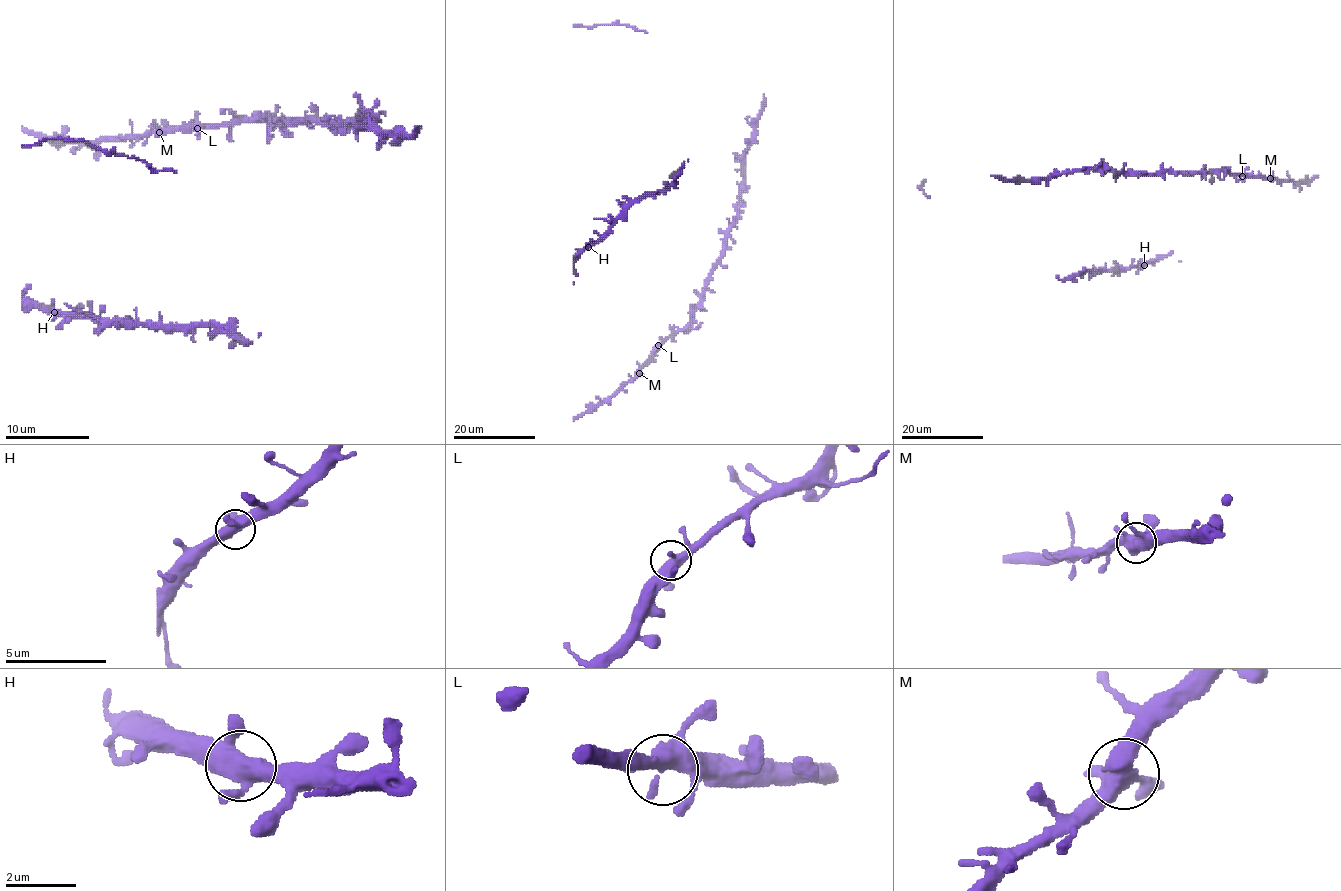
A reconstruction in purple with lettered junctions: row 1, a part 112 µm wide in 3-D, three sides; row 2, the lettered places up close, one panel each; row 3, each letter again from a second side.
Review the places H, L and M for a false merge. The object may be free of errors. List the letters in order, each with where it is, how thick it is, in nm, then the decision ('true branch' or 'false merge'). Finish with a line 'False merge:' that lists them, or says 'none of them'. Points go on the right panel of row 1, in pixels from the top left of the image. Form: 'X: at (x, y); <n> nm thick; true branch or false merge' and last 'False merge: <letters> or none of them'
H: at (1144, 265); 460 nm thick; true branch
L: at (1242, 176); 440 nm thick; true branch
M: at (1270, 178); 480 nm thick; true branch
False merge: none of them

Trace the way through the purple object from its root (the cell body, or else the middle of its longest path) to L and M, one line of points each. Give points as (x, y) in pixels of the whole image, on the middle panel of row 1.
L: (742, 183), (739, 215), (729, 232), (724, 255), (708, 281), (702, 304), (683, 328), (658, 345)
M: (742, 183), (739, 215), (702, 304), (692, 319), (654, 352), (639, 373)

